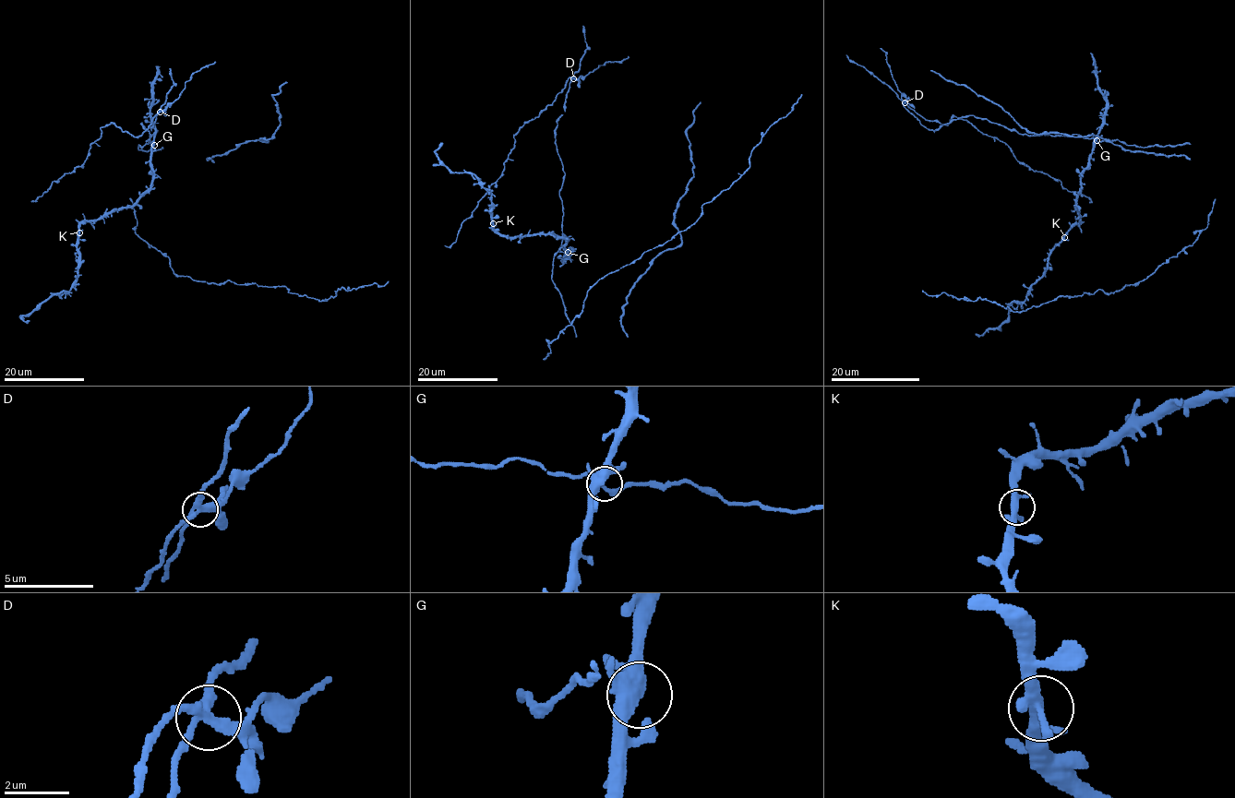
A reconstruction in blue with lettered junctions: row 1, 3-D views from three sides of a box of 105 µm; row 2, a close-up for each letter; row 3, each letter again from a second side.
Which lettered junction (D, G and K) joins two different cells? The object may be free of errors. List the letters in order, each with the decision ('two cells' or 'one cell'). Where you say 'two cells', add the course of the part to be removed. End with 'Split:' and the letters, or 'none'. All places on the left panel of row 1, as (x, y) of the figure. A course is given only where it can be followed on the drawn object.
D: two cells
G: one cell
K: one cell
Split: D

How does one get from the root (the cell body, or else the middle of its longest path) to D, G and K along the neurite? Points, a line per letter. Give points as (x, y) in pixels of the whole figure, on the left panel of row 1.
D: (153, 150), (137, 148), (148, 143), (146, 140), (150, 136), (142, 123), (150, 130), (160, 111)
G: (153, 150), (143, 151), (137, 148), (149, 142), (154, 145)
K: (153, 150), (137, 148), (150, 143), (151, 185), (132, 206), (85, 220), (79, 232)

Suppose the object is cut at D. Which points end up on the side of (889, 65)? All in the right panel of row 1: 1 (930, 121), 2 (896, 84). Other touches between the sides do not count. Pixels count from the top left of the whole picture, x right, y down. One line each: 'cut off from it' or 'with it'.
1: cut off from it
2: with it

